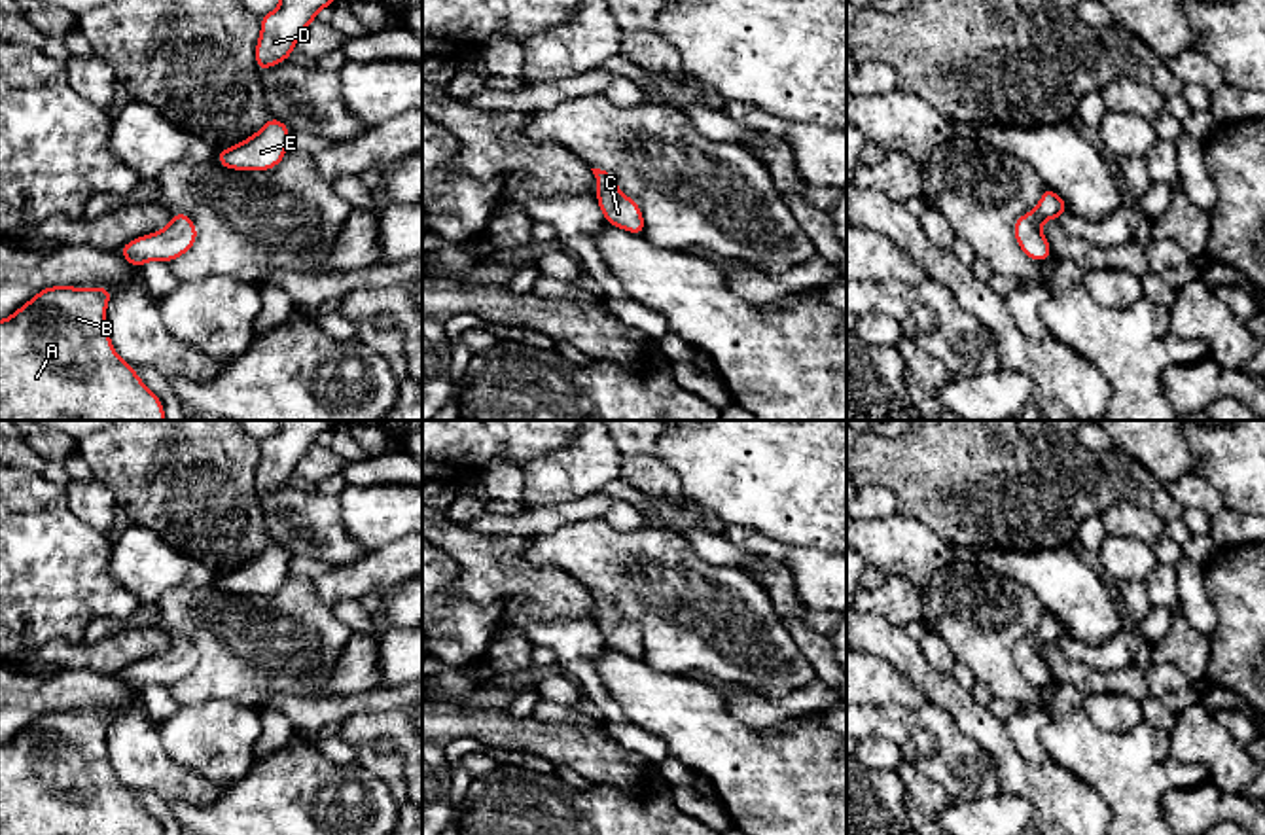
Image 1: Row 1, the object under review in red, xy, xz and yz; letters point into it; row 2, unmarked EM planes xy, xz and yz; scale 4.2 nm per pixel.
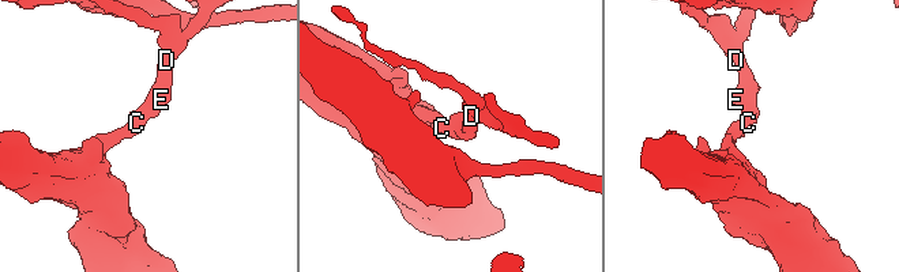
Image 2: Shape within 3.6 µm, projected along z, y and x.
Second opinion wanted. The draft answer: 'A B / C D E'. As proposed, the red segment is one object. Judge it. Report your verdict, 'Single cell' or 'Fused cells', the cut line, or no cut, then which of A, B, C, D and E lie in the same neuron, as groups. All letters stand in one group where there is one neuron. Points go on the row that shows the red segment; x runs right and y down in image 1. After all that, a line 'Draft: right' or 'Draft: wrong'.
Single cell. No split. Groups: A B C D E
Draft: wrong

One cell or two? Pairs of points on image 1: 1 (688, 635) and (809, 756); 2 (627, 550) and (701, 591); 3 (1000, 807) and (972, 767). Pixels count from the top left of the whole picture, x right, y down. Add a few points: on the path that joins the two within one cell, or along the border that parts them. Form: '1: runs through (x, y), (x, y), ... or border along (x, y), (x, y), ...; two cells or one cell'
1: border along (703, 675), (712, 680), (739, 684), (747, 690); two cells
2: runs through (646, 568), (669, 591), (682, 591); one cell
3: border along (1000, 792), (989, 798), (951, 801); two cells

